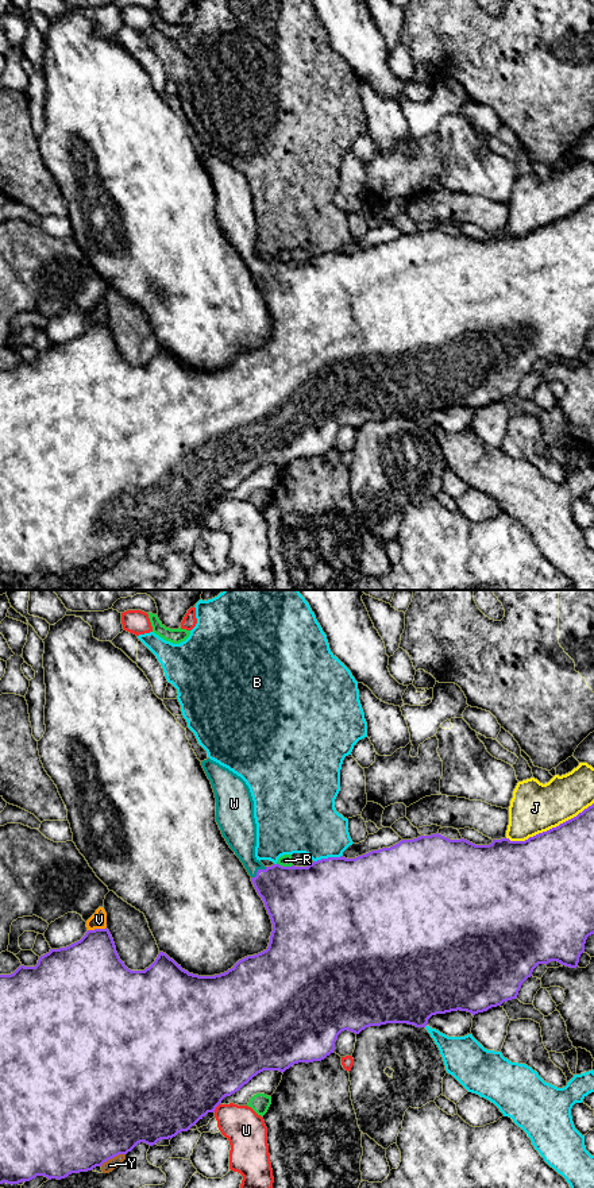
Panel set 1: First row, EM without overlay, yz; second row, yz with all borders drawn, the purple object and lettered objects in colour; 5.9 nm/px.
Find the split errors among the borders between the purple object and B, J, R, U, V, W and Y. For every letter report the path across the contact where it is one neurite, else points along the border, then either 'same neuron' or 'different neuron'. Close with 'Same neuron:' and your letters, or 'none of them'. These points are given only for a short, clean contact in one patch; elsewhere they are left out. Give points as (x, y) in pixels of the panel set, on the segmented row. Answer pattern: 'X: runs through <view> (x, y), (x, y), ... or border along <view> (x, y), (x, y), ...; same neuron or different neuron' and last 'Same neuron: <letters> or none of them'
B: different neuron
J: different neuron
R: different neuron
U: different neuron
V: different neuron
W: runs through yz (292, 895), (258, 871), (247, 857), (240, 833); same neuron
Y: different neuron
Same neuron: W

